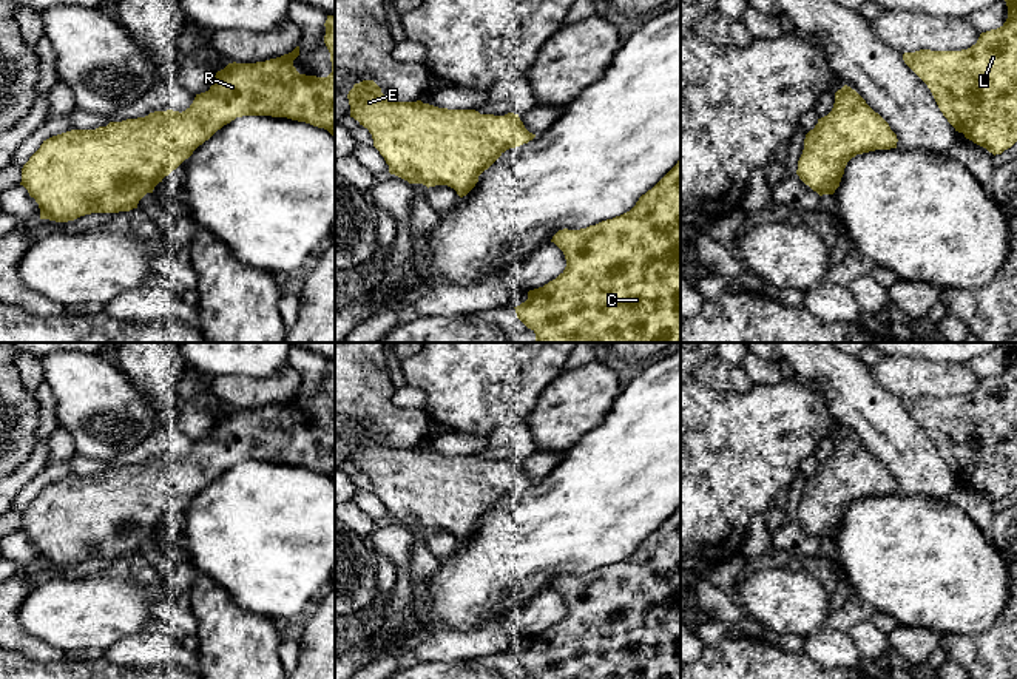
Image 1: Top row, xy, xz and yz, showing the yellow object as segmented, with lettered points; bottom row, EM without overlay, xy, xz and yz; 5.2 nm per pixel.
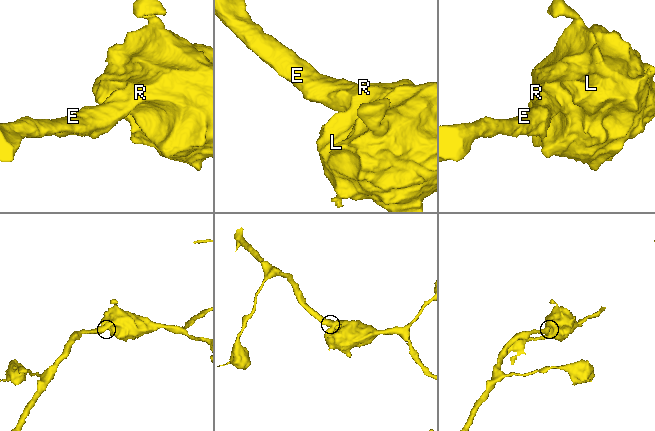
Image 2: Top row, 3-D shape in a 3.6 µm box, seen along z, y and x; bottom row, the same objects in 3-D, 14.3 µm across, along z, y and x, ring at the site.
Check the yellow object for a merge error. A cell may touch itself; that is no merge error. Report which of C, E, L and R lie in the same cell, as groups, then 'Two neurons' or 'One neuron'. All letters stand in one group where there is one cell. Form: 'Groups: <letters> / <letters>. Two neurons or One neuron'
Groups: C E L R. One neuron

